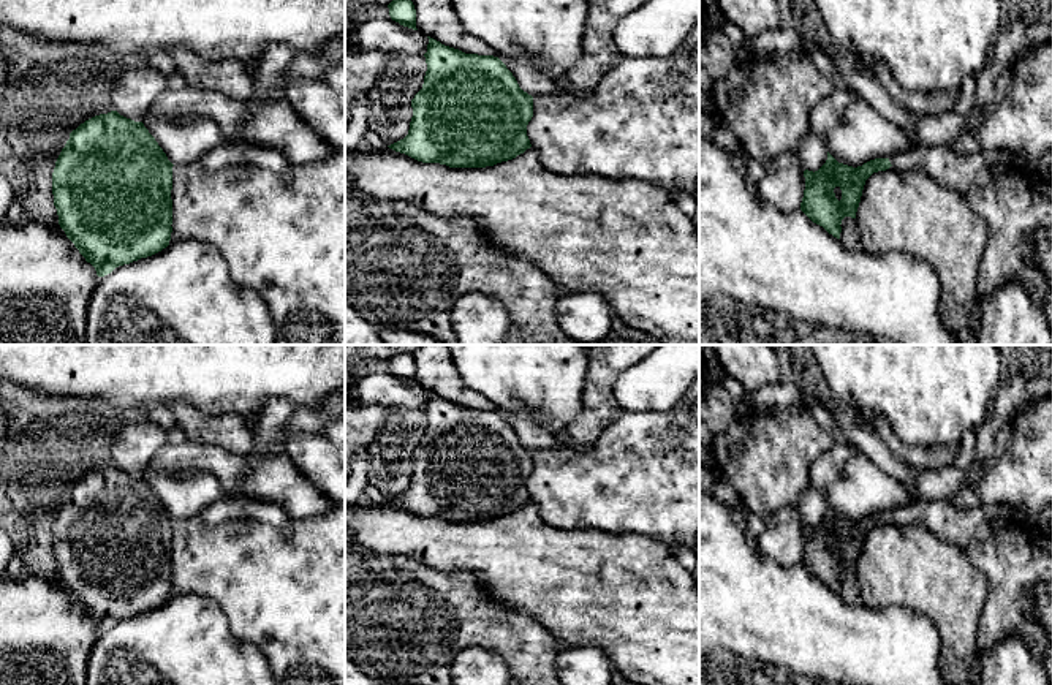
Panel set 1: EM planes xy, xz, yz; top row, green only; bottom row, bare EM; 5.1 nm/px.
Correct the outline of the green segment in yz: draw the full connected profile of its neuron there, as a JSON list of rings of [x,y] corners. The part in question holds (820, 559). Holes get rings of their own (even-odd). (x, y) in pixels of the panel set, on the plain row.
[[[911,500],[891,513],[875,513],[853,522],[838,517],[829,506],[818,525],[804,525],[805,544],[800,565],[829,588],[840,593],[842,574],[856,573],[865,535],[894,520],[897,525],[919,524],[933,535],[965,549],[971,541],[987,539],[997,528],[1014,520],[1006,508],[962,508],[948,500]]]

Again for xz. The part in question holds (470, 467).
[[[427,392],[427,426],[422,443],[411,454],[408,489],[388,501],[449,522],[494,520],[530,503],[527,479],[533,471],[533,451],[519,441],[506,419],[498,411],[465,408]]]

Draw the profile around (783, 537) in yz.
[[[794,506],[764,517],[764,532],[758,536],[759,549],[780,565],[791,568],[800,563],[805,544],[804,519]]]

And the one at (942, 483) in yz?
[[[973,464],[967,468],[954,465],[922,471],[911,483],[903,484],[911,500],[935,501],[952,500],[954,492],[967,481],[973,470]]]

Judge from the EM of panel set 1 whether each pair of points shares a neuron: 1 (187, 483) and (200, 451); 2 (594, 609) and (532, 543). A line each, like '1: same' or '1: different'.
1: different
2: same

